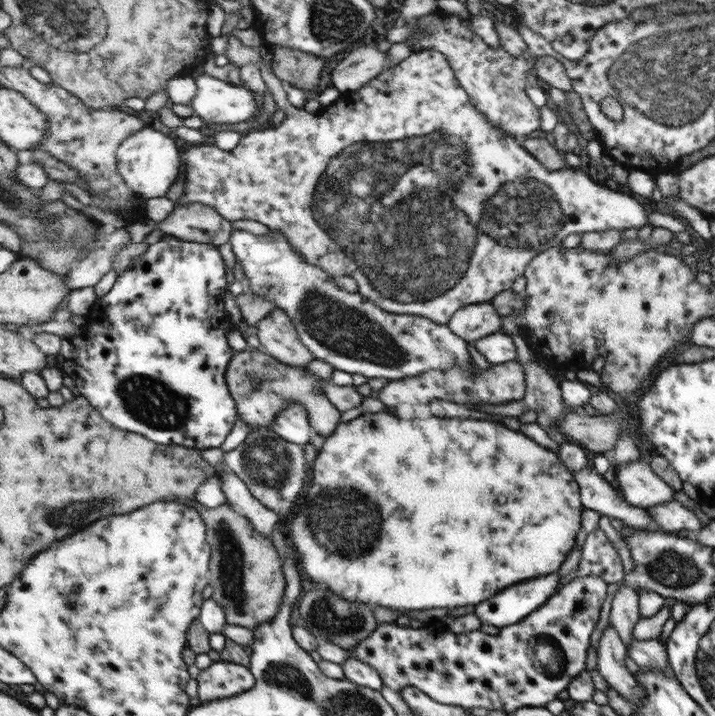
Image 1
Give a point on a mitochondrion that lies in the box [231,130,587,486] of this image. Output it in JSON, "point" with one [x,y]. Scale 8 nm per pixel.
{"point":[345,330]}

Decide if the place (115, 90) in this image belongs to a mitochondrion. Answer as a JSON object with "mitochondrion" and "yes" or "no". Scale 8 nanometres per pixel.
{"mitochondrion":"no"}

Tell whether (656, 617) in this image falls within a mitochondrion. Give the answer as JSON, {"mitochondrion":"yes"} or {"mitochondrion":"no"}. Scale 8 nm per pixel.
{"mitochondrion":"no"}

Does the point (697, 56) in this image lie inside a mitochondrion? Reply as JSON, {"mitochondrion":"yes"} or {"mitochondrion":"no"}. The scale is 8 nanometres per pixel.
{"mitochondrion":"yes"}

